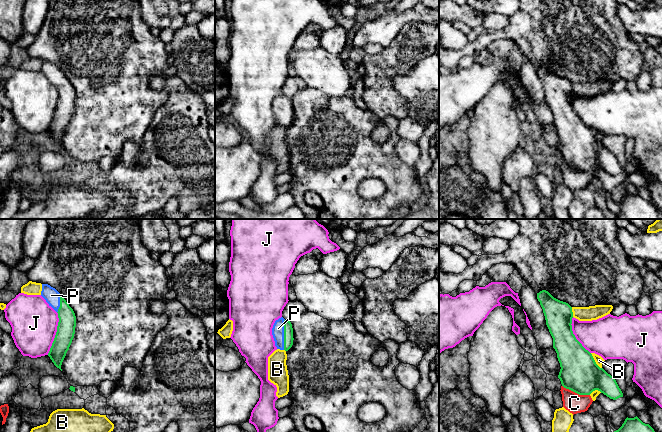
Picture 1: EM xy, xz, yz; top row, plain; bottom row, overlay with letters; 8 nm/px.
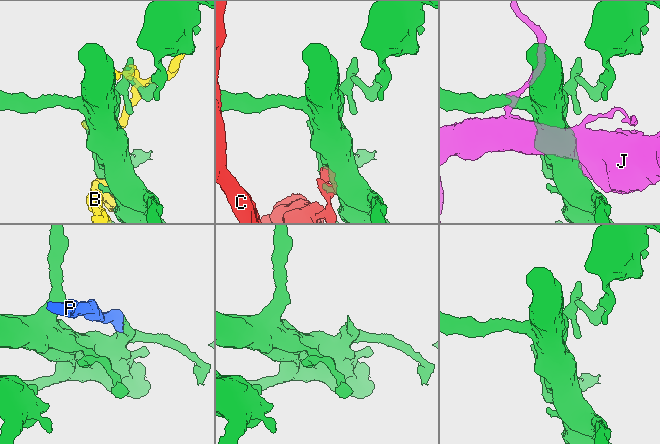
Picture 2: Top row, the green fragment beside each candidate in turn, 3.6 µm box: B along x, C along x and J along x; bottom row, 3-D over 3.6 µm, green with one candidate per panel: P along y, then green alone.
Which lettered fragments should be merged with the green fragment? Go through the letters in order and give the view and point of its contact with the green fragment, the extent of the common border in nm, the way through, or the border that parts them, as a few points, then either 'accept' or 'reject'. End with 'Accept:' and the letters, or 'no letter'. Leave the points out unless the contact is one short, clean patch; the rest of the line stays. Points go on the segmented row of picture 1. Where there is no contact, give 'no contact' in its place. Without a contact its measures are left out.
B: meets green in yz at (594, 361); contact 160 nm long; reject
C: meets green in yz at (576, 392); contact 240 nm long; reject
J: meets green in xy at (56, 333); contact 360 nm long; reject
P: meets green in xz at (284, 334); contact 240 nm long; accept
Accept: P

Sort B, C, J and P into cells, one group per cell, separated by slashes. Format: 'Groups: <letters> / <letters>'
Groups: B / C / J / P

